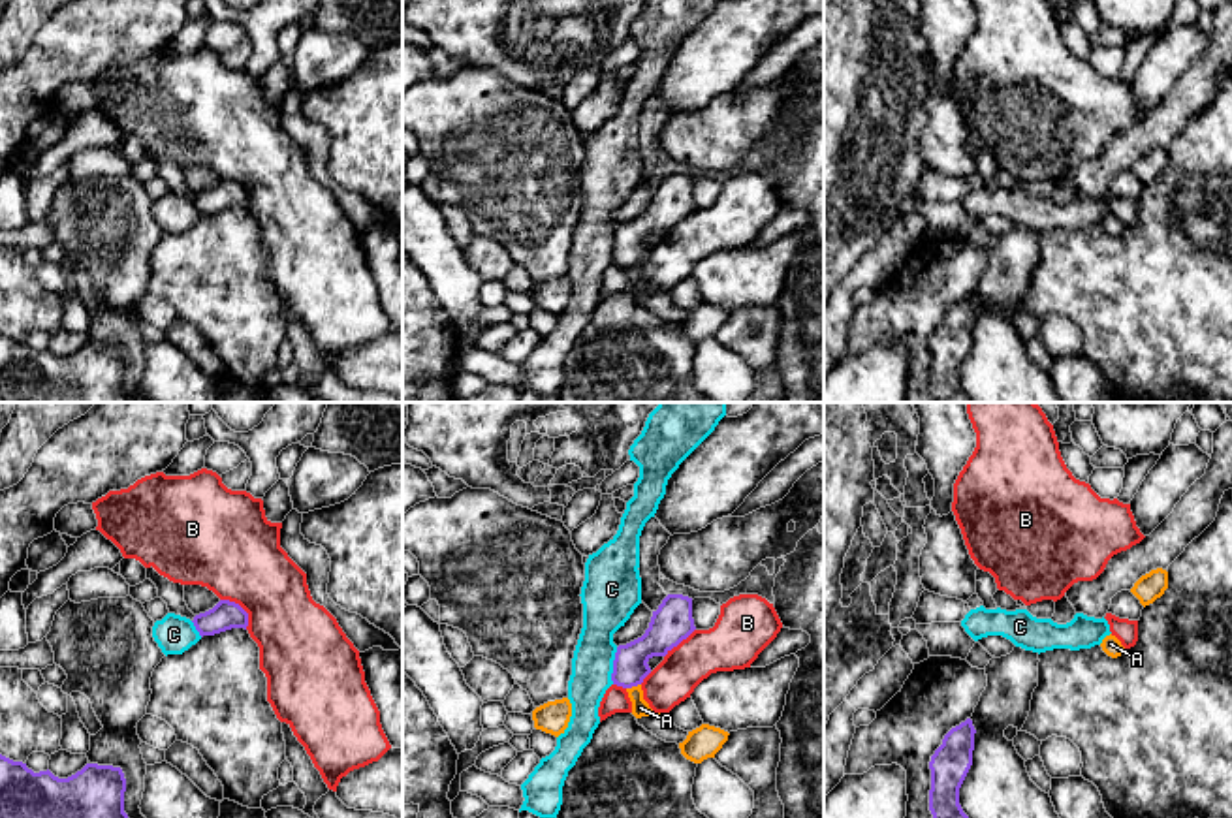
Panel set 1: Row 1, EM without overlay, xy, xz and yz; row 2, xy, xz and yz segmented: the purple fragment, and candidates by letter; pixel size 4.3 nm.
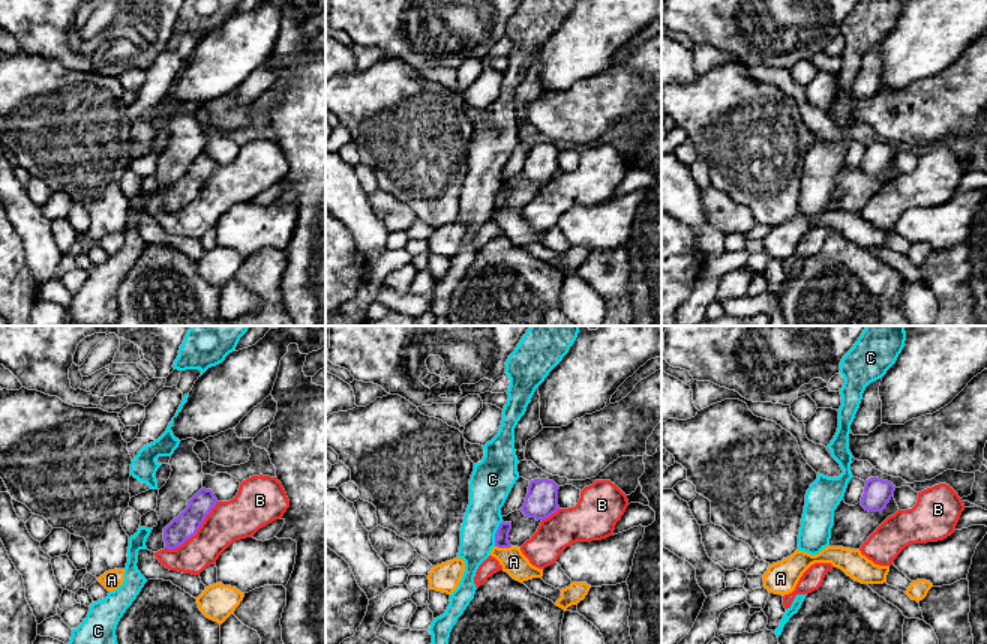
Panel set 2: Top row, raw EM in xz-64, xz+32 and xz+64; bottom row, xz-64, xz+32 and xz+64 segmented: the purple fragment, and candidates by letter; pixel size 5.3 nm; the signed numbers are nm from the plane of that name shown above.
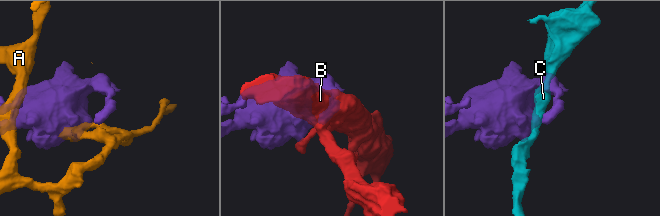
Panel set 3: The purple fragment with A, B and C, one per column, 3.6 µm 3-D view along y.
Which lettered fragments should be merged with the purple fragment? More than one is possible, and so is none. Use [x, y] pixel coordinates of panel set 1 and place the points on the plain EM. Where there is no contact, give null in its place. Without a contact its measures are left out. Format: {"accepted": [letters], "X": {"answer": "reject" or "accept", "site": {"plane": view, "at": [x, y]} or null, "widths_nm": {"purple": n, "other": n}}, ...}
{"accepted": [], "A": {"answer": "reject", "site": {"plane": "xz", "at": [632, 264]}, "widths_nm": {"purple": 150, "other": 80}}, "B": {"answer": "reject", "site": {"plane": "xy", "at": [241, 187]}, "widths_nm": {"purple": 120, "other": 380}}, "C": {"answer": "reject", "site": {"plane": "xz", "at": [614, 245]}, "widths_nm": {"purple": 150, "other": 190}}}

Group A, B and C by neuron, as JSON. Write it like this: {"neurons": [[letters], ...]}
{"neurons": [["A"], ["B"], ["C"]]}

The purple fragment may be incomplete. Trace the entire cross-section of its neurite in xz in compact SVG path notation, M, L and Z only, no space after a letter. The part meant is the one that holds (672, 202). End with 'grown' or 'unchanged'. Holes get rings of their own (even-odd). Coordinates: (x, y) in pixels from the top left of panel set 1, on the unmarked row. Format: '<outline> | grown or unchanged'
M668 173L653 190L645 212L626 224L619 224L613 239L611 260L617 265L632 267L651 252L649 239L666 235L673 226L696 209L692 197L692 177Z | unchanged

